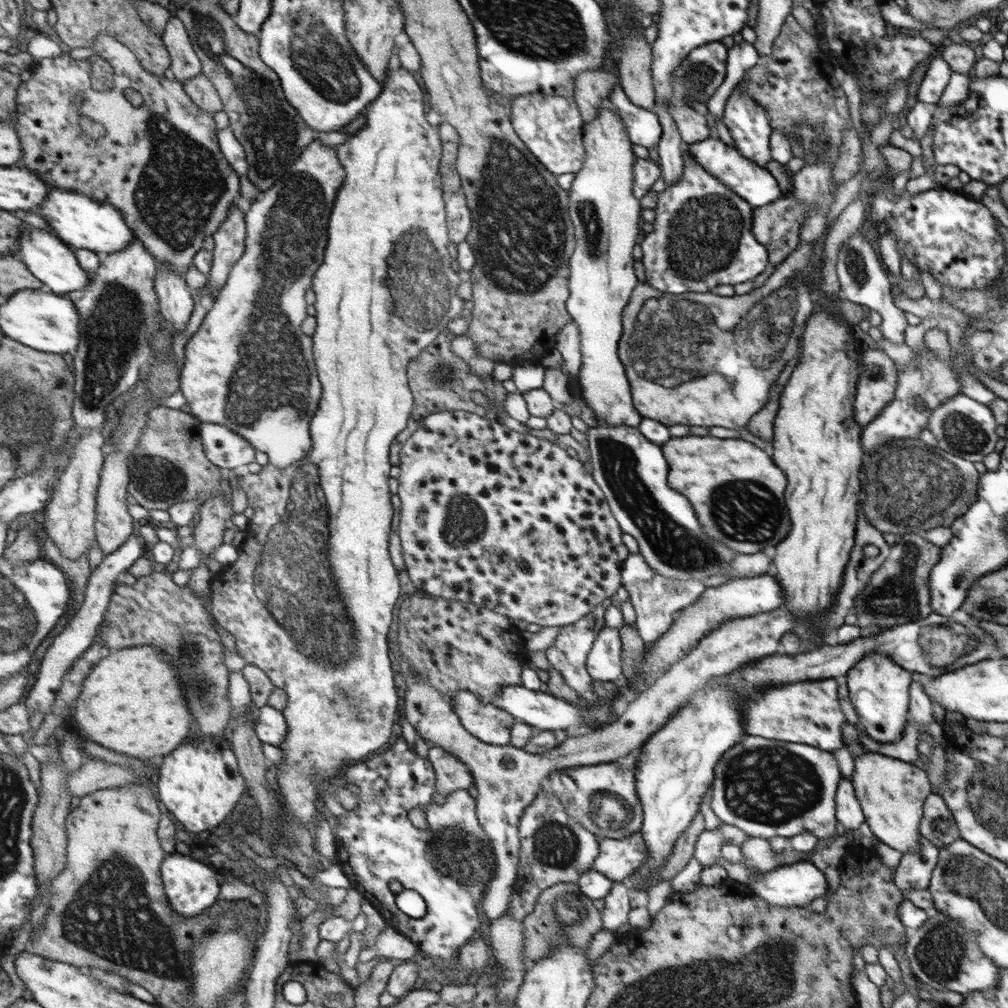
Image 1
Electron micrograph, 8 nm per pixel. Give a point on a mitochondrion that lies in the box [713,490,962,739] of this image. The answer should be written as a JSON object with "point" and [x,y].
{"point":[896,597]}

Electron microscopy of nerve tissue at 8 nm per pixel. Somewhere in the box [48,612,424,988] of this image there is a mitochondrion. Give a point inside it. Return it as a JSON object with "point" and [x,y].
{"point":[115,922]}

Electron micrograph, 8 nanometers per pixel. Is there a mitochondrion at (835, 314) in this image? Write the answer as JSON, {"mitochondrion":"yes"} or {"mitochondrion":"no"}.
{"mitochondrion":"no"}

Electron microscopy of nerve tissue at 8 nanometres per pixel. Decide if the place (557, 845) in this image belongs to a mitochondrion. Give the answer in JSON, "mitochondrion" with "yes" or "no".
{"mitochondrion":"yes"}

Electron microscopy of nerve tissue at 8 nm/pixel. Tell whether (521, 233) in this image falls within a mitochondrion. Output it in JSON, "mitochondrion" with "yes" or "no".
{"mitochondrion":"yes"}

